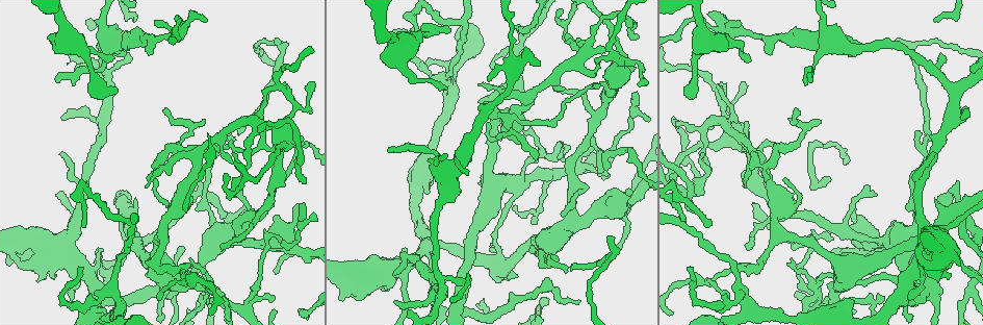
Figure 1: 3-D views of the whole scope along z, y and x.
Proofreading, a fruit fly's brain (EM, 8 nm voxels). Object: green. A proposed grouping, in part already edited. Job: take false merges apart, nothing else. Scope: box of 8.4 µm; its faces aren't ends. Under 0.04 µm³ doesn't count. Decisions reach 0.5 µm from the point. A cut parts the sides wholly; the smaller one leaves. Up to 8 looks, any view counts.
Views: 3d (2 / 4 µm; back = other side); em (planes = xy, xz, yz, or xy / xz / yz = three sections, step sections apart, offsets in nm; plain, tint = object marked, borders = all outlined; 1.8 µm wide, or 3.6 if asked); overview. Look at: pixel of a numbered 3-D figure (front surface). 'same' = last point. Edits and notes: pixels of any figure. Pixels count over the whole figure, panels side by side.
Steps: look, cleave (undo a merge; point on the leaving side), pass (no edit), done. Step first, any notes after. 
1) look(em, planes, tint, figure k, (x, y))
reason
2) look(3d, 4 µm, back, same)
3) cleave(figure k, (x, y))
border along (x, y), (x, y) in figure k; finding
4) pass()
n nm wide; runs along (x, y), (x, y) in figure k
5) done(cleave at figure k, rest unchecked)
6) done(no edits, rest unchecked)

look(3d, 4 µm, back, figure 1, (72, 252))
sharp bend

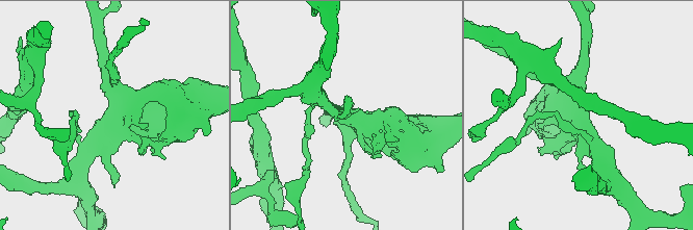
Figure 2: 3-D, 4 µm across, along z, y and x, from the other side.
look(em, xz, step 16, tint, figure 2, (348, 119))
need the tissue

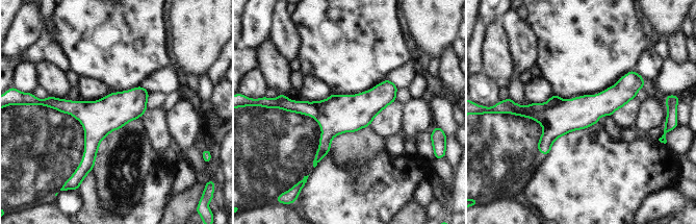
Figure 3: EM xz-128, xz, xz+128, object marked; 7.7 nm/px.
look(em, planes, borders, same)

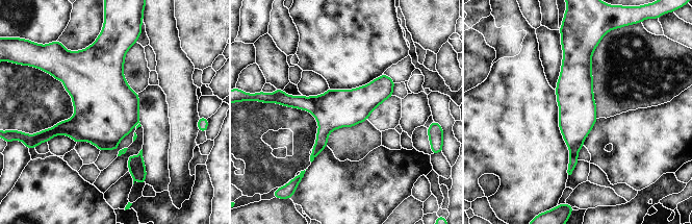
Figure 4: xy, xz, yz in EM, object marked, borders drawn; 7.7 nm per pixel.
pass()
280 nm wide; runs along (574, 48), (574, 147), (570, 169) in figure 4; one neuron here

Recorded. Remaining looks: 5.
look(em, xz, step 16, plain, figure 1, (494, 263))
abrupt turn

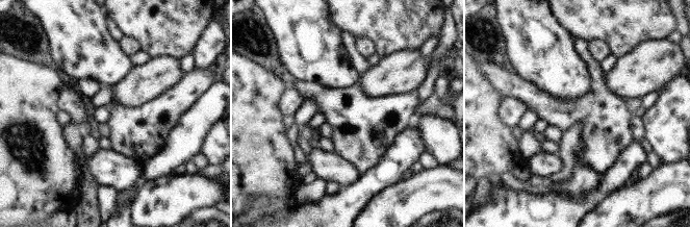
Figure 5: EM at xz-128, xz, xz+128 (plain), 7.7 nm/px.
look(em, xz, step 16, tint, same)

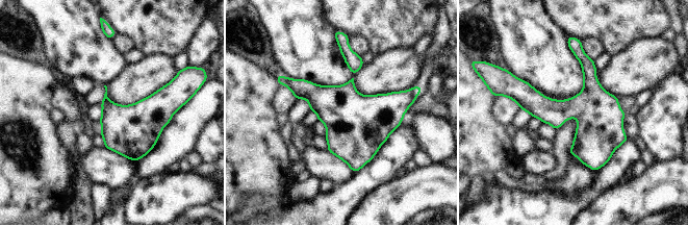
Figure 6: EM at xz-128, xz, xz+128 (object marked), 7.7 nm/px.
pass()
one neuron here

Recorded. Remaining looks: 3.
look(em, 3.6 µm, yz, step 4, tint, figure 1, (756, 269))

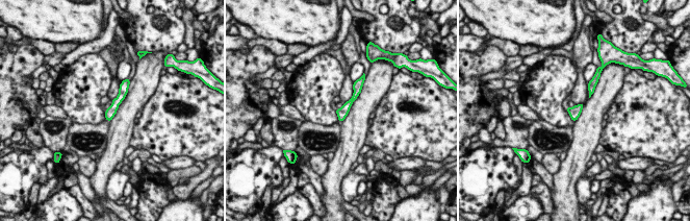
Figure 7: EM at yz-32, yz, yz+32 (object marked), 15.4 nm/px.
look(em, 3.6 µm, planes, tint, same)

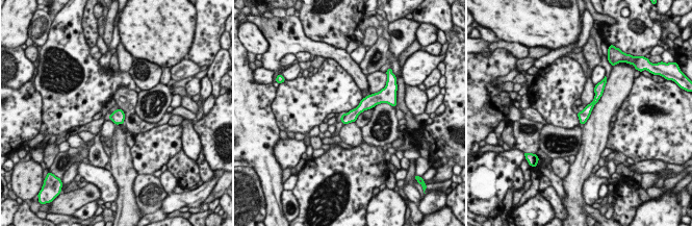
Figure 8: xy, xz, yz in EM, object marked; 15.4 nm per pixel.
pass()
160 nm wide; runs along (373, 97), (352, 116), (343, 119) in figure 8; continuous, no second neuron

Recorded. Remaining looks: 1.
done(no edits, rest unchecked)

